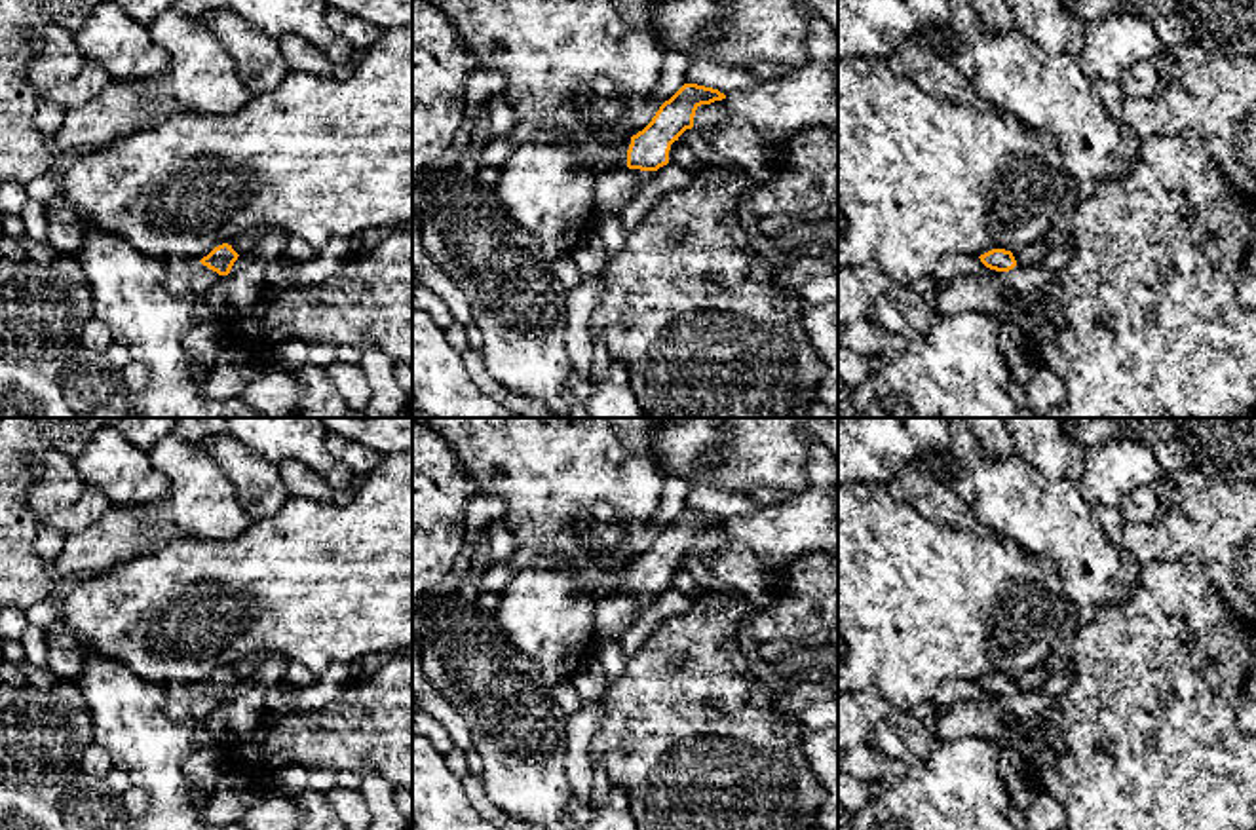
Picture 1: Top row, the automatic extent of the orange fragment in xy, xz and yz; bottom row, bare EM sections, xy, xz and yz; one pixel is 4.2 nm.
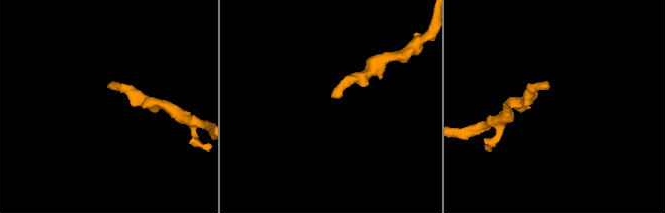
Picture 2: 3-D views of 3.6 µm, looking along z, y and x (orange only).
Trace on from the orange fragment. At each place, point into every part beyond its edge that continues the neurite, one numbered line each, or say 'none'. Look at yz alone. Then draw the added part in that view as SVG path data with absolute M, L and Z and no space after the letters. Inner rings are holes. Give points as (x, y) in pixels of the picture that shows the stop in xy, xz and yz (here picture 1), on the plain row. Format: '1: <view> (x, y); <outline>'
1: yz (1028, 682); M1039 665L1032 670L1026 670L1013 678L1017 691L1020 693L1037 693L1041 684L1049 678L1049 670Z

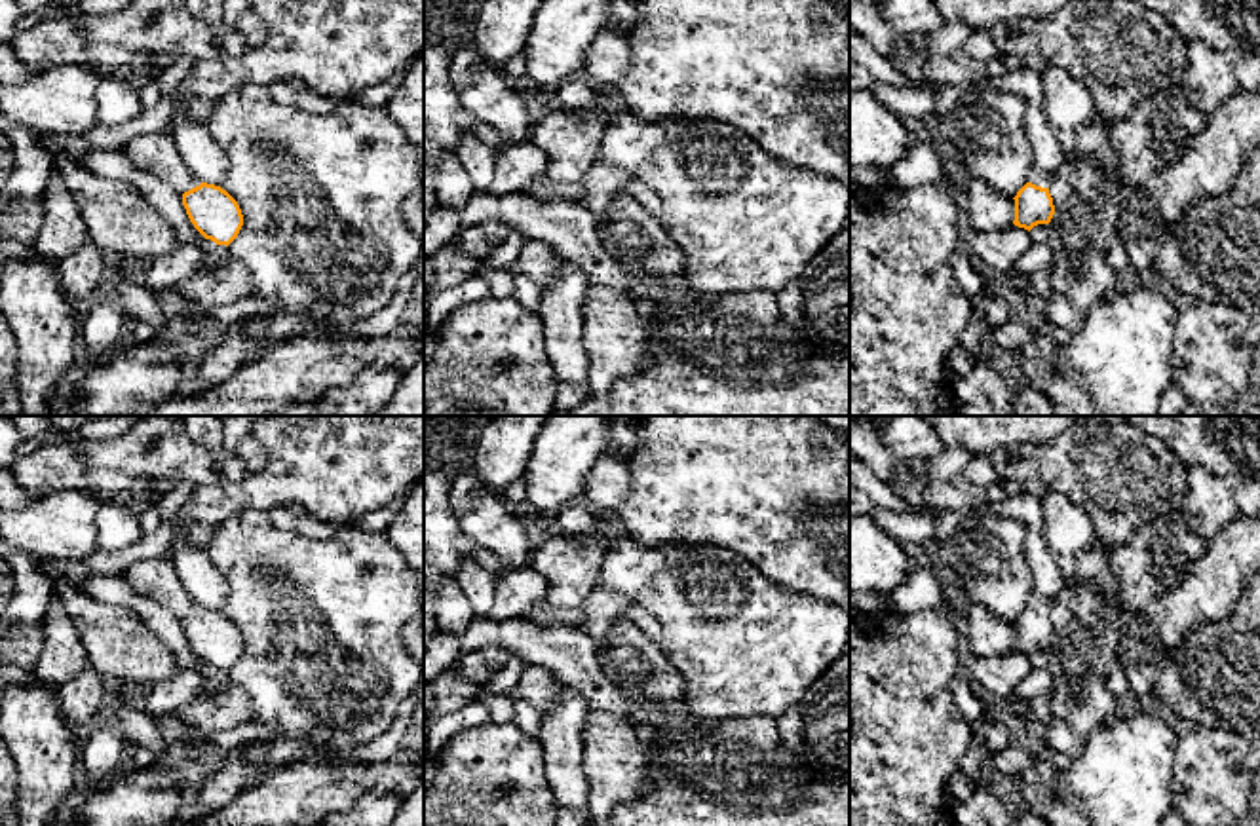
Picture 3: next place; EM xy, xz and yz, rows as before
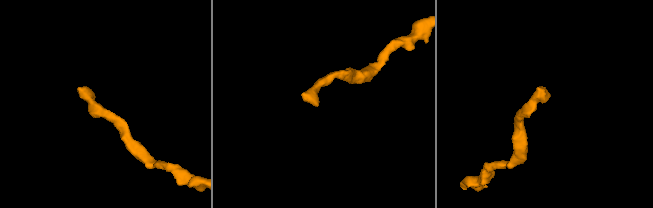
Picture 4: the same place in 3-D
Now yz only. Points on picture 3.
1: yz (1038, 602); M1036 591L1030 596L1028 608L1041 611L1041 613L1049 613L1053 600L1038 594Z

